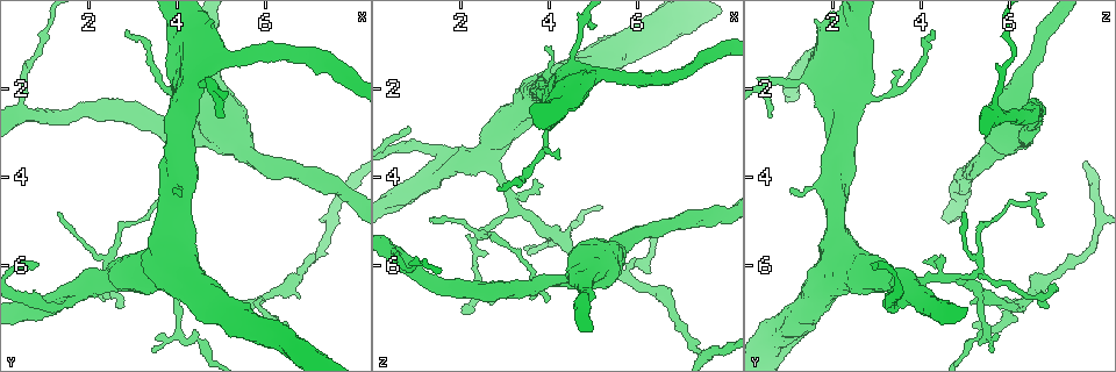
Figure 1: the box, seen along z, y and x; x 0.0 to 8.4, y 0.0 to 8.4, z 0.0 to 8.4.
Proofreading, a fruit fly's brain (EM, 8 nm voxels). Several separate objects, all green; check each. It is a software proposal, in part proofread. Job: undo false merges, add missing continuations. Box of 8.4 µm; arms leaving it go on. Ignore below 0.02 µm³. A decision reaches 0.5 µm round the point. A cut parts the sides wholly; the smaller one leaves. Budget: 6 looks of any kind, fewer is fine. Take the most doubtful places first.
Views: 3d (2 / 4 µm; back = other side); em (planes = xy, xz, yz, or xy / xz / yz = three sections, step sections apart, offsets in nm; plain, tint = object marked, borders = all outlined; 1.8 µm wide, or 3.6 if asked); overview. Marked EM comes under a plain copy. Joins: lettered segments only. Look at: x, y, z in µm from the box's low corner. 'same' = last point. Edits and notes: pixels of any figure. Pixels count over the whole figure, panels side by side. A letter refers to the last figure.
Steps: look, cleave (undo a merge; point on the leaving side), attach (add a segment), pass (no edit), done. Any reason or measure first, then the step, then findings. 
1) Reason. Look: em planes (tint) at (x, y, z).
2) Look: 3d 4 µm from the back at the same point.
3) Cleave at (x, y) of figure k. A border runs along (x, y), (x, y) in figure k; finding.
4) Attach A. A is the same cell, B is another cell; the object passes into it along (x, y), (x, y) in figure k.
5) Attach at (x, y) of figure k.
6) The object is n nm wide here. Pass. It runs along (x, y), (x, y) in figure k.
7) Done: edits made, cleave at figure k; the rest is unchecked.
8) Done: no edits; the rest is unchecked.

Narrows sharply. Look: em planes (borders) at (3.20, 6.30, 4.70).

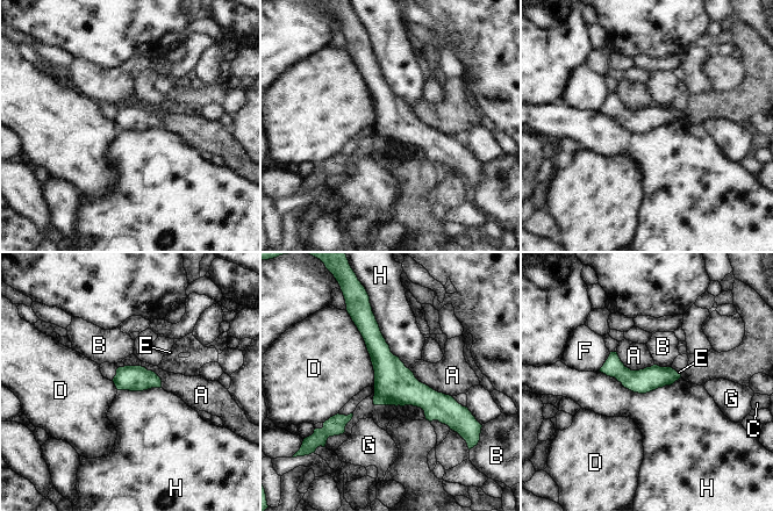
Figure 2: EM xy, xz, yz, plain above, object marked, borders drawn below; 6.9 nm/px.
The object is 170 nm wide here. Pass. A, B, C, D, E, F, G and H are other cells; it runs along (366, 317), (381, 358), (448, 422) in figure 2; one neuron here.

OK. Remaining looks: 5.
Look: em planes (borders) at (5.00, 2.70, 0.65).

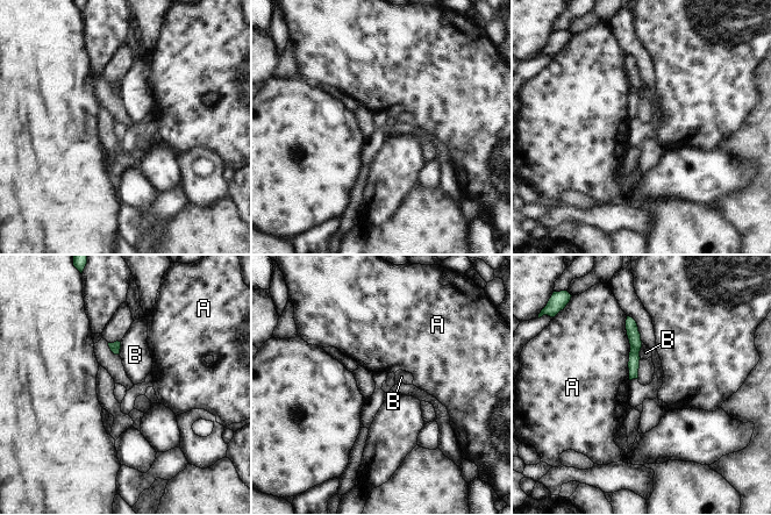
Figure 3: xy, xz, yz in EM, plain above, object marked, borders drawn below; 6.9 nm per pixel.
The object is 80 nm wide here. Pass. A and B are other cells; a border runs along (642, 342), (639, 359) in figure 3; no lettered segment goes on from it.

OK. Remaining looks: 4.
Branch stops here. Look: em planes (borders) at (3.60, 5.05, 6.80).

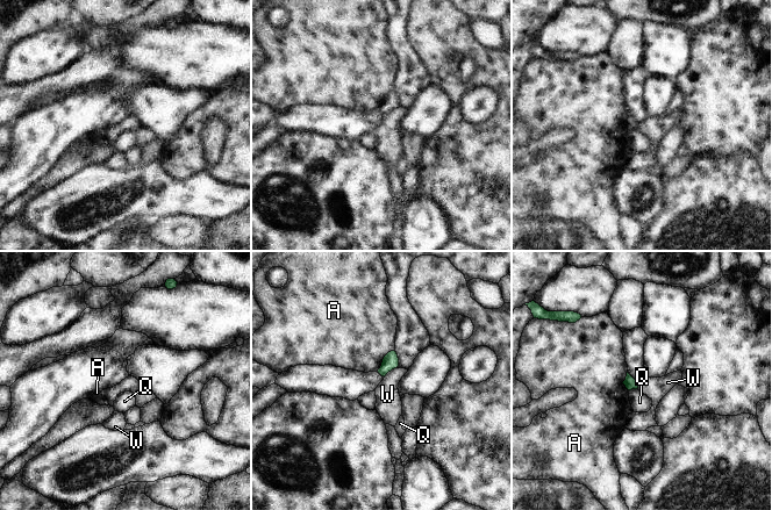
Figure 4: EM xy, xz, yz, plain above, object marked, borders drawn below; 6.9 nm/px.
The object is 80 nm wide here. Pass. A, Q and W are other cells; a border runs along (397, 366), (385, 376) in figure 4; none of them fits.

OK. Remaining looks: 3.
Done: no edits; the rest is unchecked.

